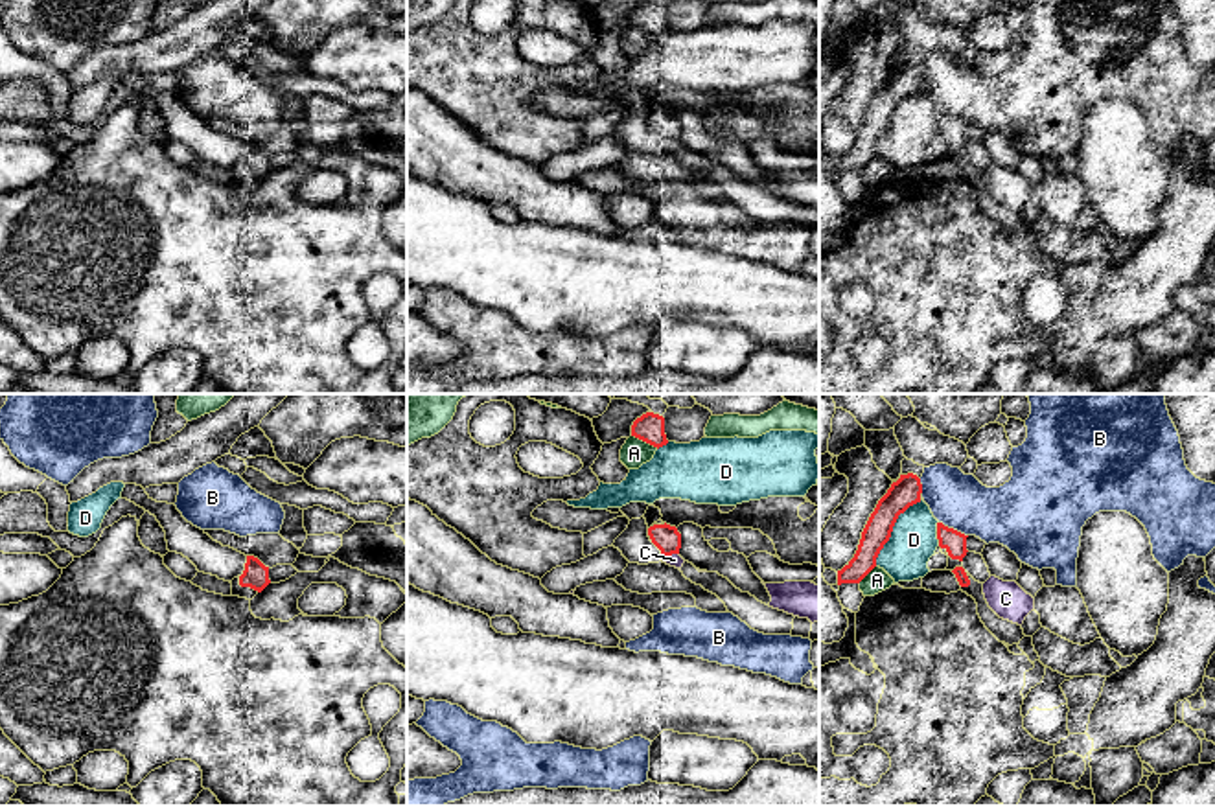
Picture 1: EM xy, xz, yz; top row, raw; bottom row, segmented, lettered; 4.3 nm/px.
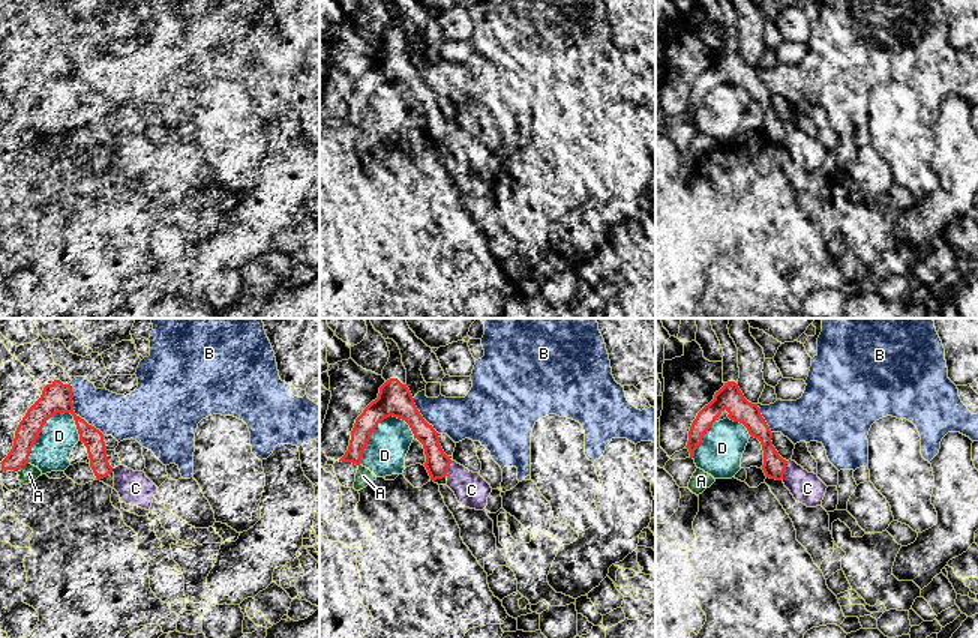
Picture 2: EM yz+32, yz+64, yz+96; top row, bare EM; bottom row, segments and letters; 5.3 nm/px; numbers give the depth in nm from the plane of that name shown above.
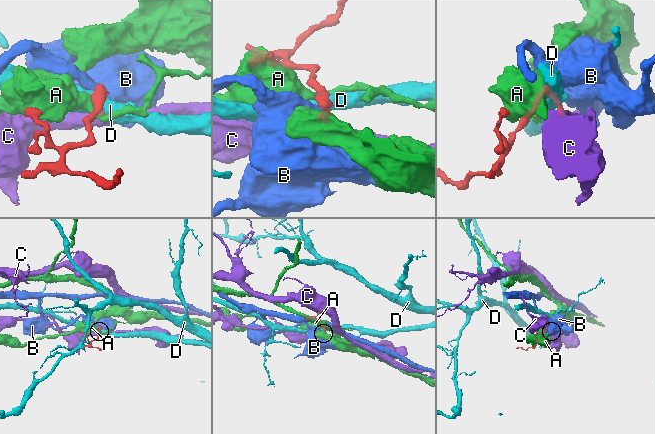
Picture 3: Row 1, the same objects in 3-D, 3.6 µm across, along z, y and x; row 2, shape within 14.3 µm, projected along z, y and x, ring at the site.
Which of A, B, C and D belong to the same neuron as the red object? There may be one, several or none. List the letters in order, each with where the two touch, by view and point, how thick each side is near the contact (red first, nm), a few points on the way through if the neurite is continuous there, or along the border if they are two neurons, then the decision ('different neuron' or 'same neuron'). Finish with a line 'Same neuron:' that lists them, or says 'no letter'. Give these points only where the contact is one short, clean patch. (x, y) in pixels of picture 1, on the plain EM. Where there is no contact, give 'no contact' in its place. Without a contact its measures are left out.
A: contact xz (645, 28); calibres 130 and 120 nm; different neuron
B: contact yz (952, 116); calibres 100 and 260 nm; different neuron
C: contact xz (671, 142); calibres 120 and 60 nm; same neuron
D: contact yz (891, 118); calibres 130 and 200 nm; different neuron
Same neuron: C

